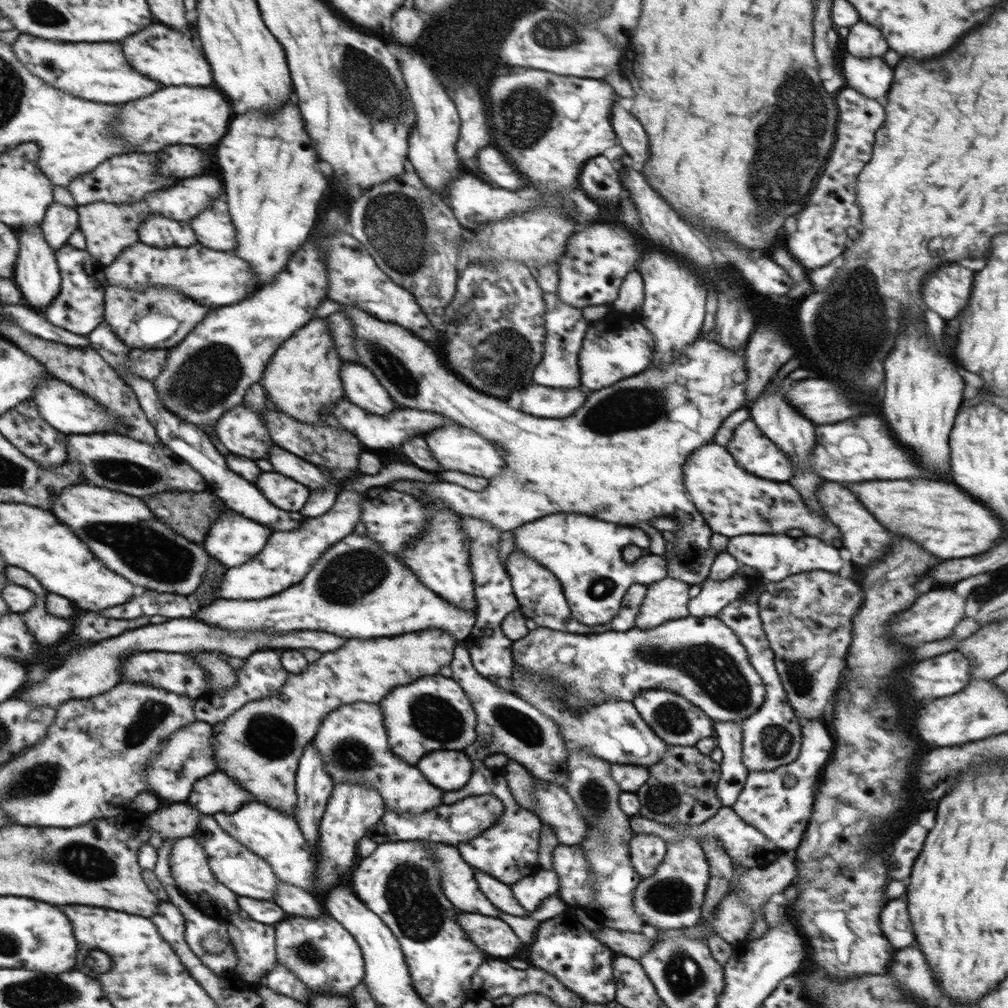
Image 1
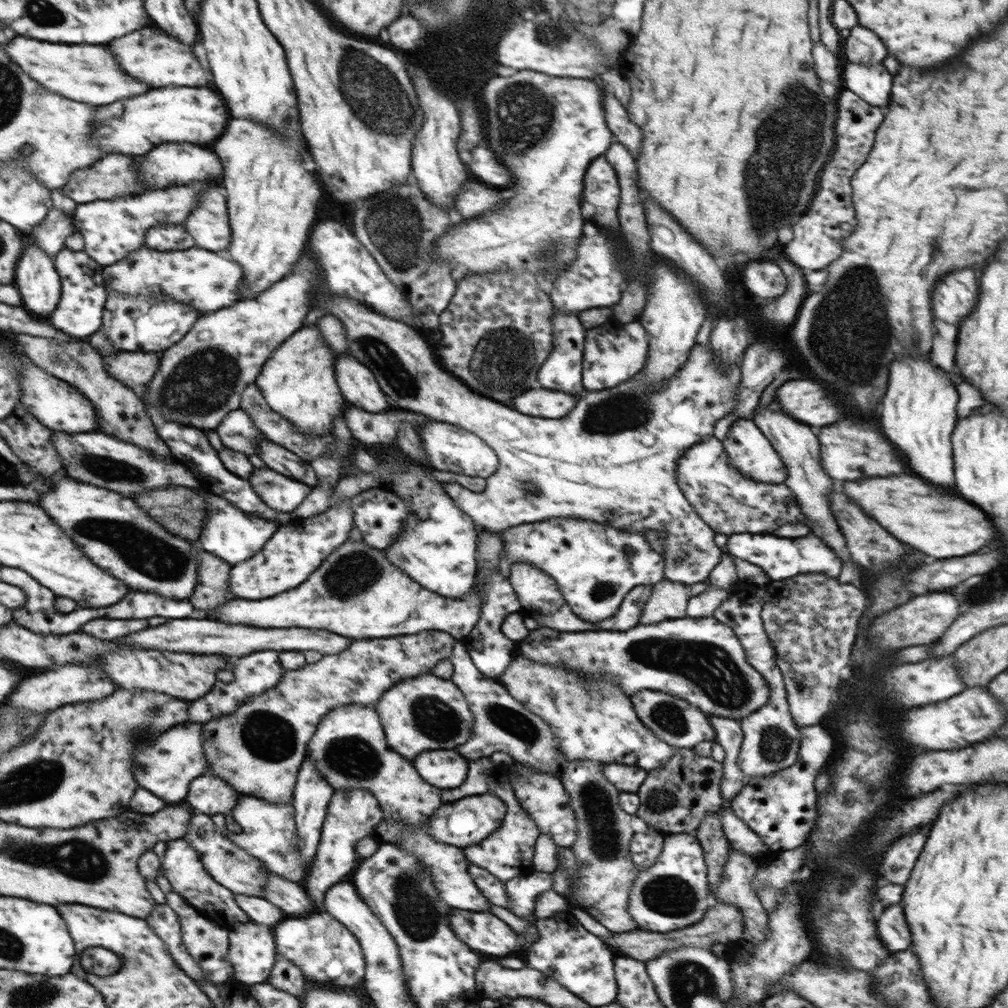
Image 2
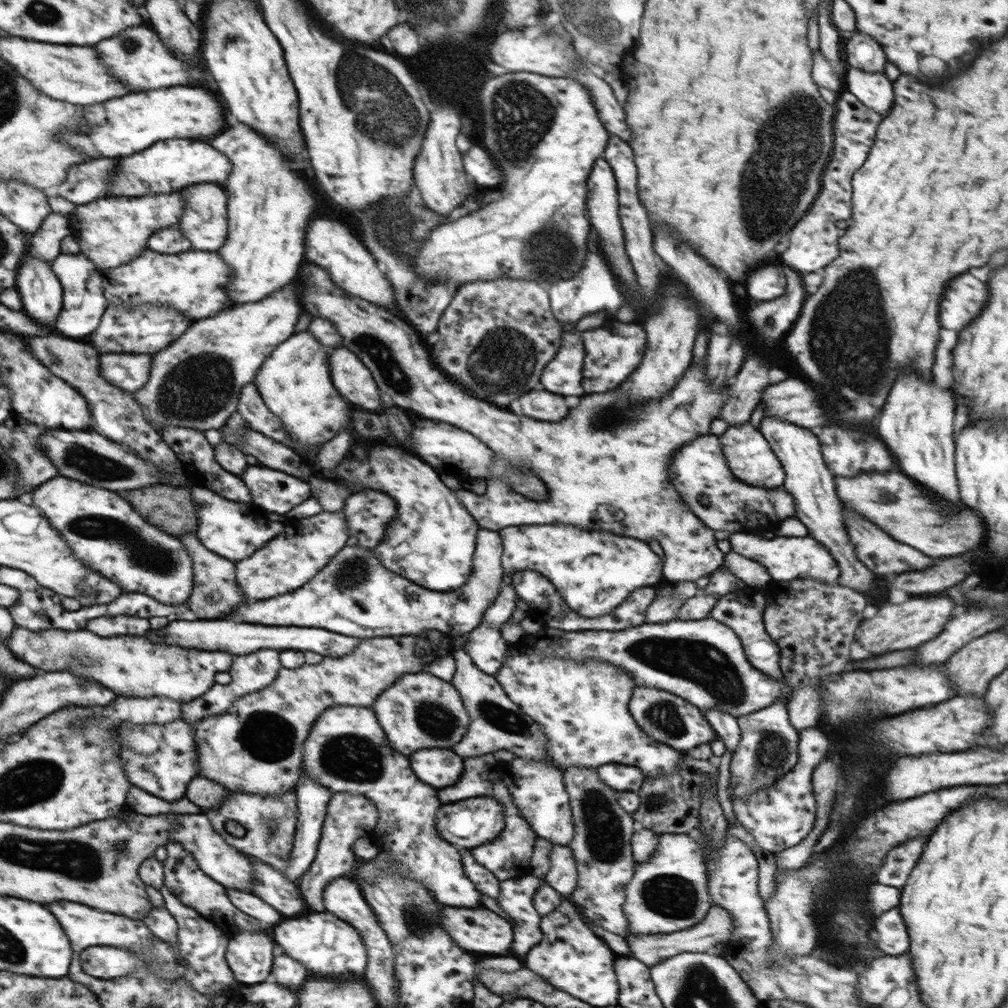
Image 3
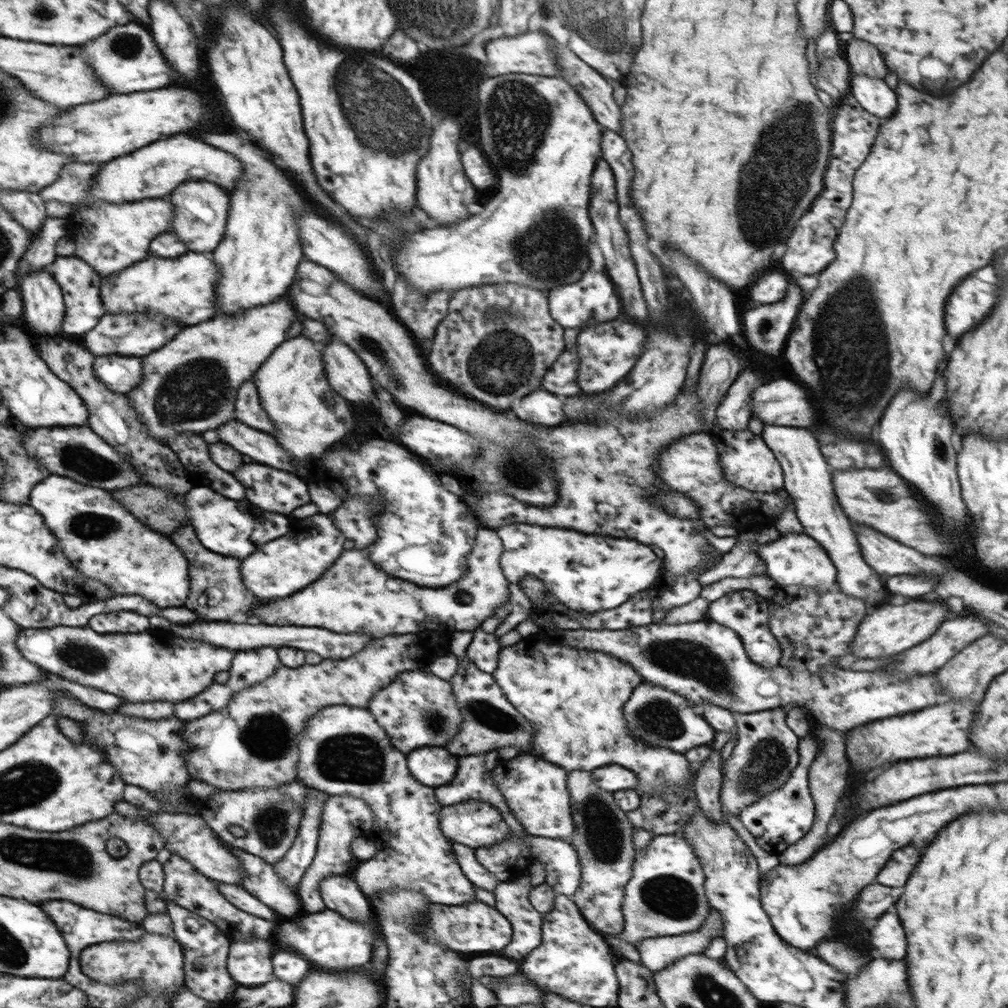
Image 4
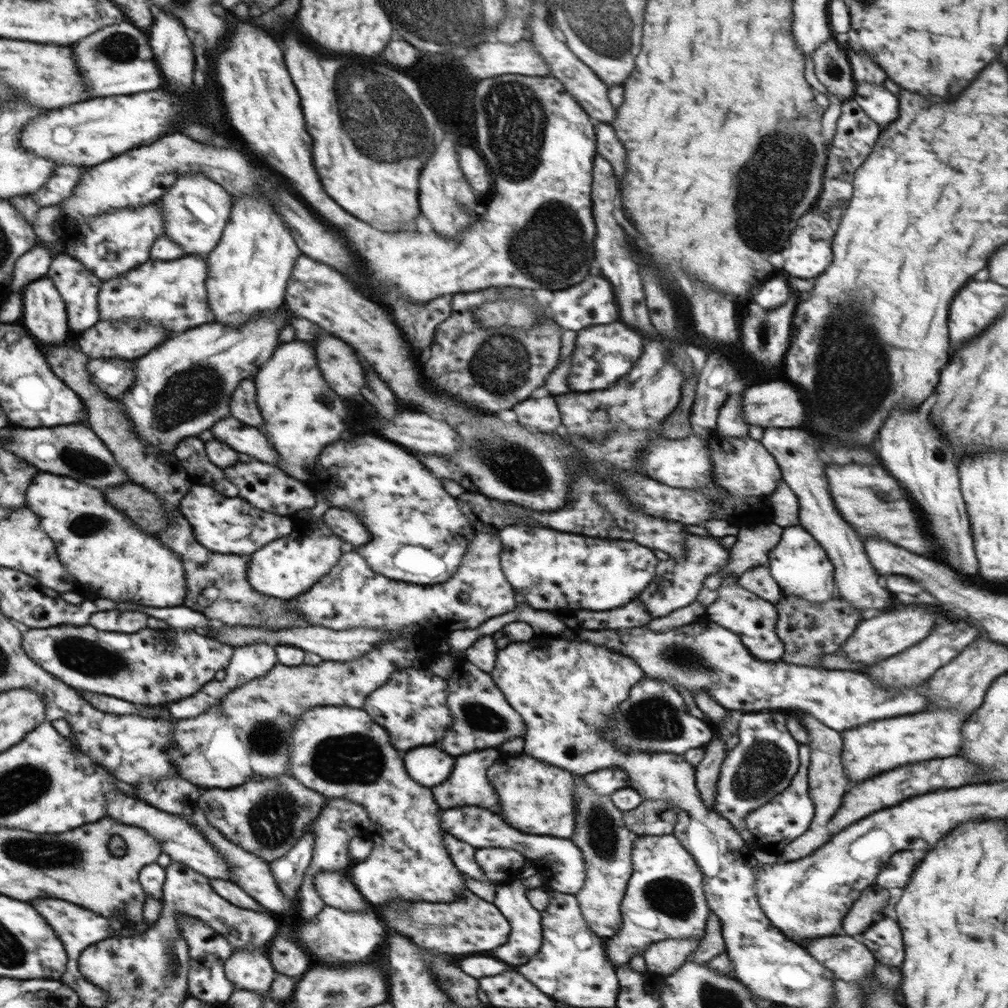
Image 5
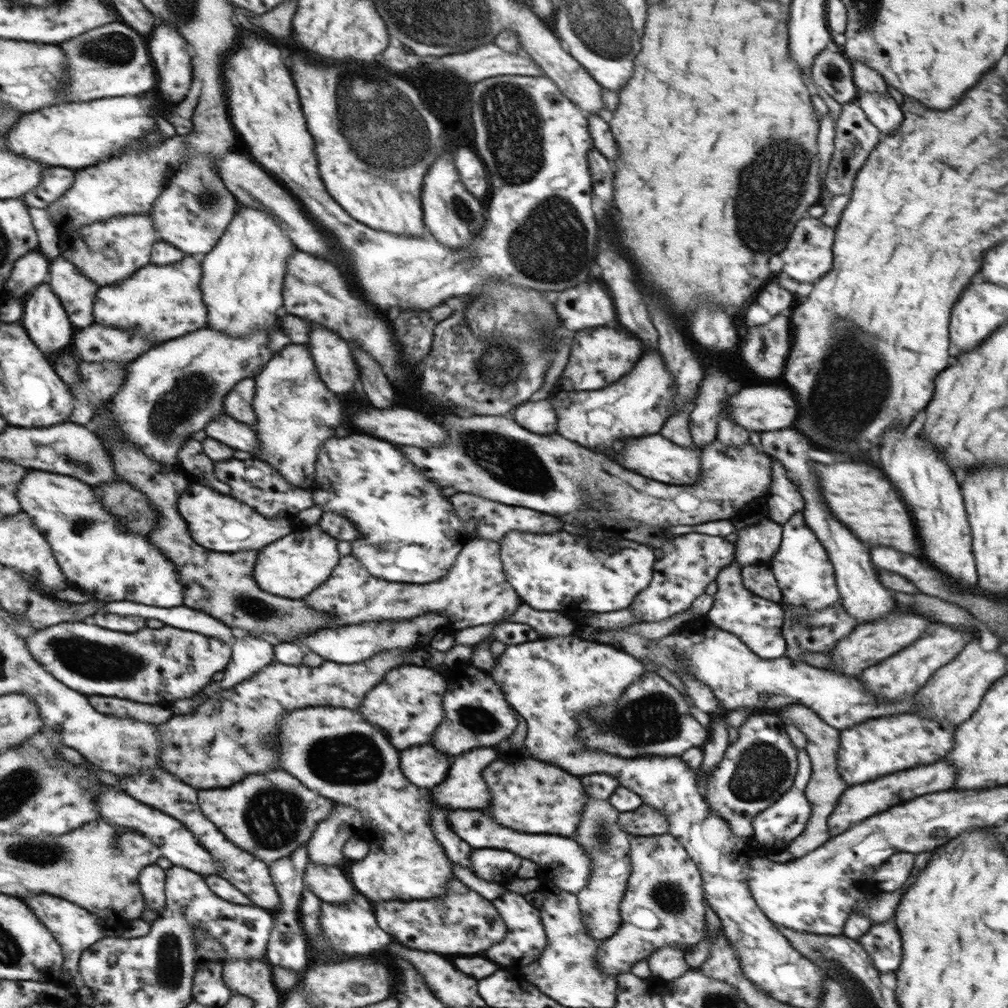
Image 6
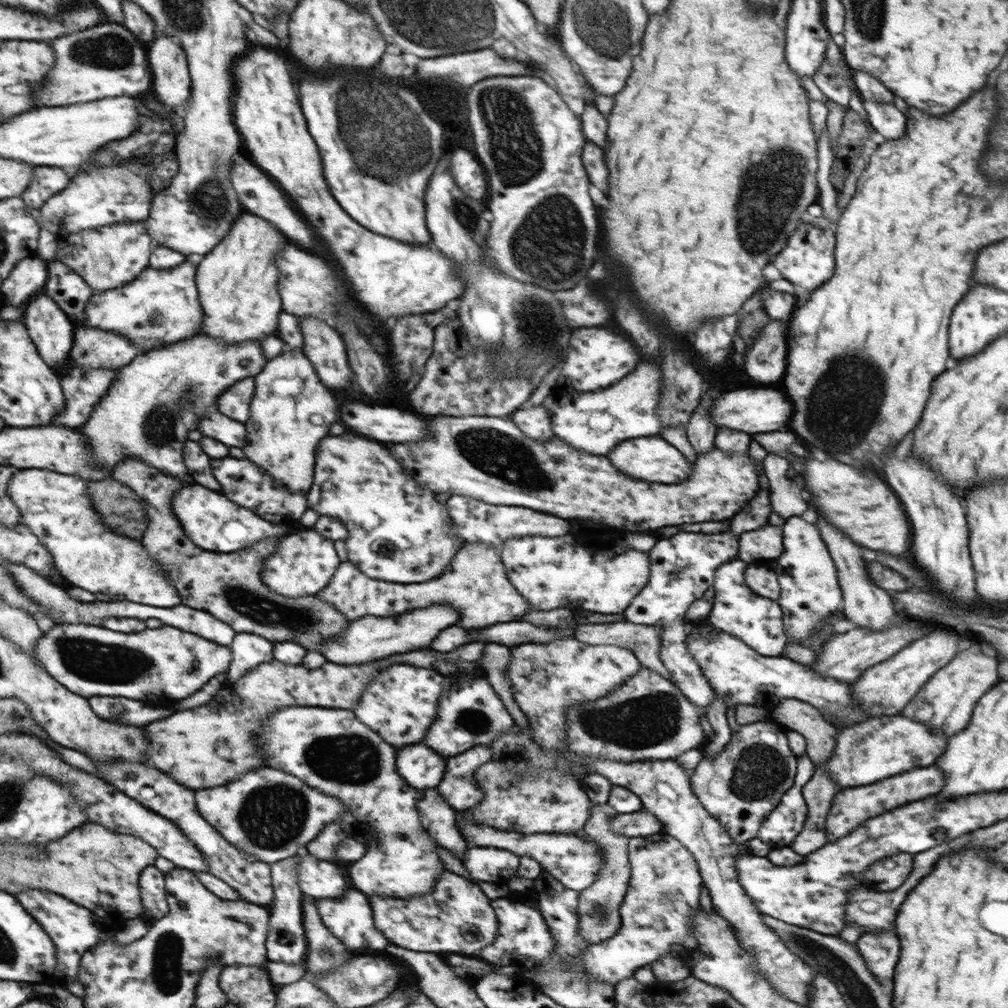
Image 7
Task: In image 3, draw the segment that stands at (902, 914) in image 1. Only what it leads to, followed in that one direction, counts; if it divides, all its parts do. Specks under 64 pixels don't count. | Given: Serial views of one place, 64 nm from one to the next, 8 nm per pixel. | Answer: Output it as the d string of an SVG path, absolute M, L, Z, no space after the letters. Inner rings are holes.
M898 908L884 912L876 920L876 924L873 924L873 930L876 932L872 932L870 936L876 938L874 940L875 948L886 955L898 956L910 948L908 930Z

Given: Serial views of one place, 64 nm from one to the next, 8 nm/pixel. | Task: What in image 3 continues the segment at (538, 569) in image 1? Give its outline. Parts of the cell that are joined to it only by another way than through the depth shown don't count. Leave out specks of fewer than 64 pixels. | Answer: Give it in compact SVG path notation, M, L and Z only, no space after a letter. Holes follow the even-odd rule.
M524 569L524 571L516 571L516 574L512 575L512 586L515 588L517 595L526 602L529 606L528 618L539 622L544 627L555 628L558 631L567 632L579 632L582 630L596 630L600 631L602 628L596 628L596 624L602 624L606 631L622 631L632 627L640 626L644 624L646 619L646 609L648 605L652 603L655 597L655 588L653 587L640 587L632 591L632 594L624 602L620 603L613 612L604 614L594 620L586 620L584 616L580 616L577 612L574 612L565 602L560 593L556 591L554 584L550 582L550 579L541 575L540 572Z

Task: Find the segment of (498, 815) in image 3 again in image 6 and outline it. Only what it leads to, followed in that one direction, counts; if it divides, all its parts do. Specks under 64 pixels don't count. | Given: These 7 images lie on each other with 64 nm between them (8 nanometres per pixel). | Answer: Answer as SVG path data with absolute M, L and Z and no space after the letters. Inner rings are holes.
M478 809L448 810L448 824L452 831L472 849L494 848L510 850L523 860L535 863L540 871L547 873L556 886L566 892L579 893L590 881L591 862L586 852L572 839L572 836L528 835L512 828L499 825L494 817Z

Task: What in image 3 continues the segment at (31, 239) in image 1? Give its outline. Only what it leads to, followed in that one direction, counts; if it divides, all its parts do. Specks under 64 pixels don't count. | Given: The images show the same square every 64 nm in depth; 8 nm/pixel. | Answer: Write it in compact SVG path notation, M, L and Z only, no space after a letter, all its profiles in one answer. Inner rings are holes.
M34 255L24 257L24 266L20 267L19 278L14 286L20 293L23 310L38 325L55 329L55 324L63 312L63 285L52 268L51 261L38 259Z

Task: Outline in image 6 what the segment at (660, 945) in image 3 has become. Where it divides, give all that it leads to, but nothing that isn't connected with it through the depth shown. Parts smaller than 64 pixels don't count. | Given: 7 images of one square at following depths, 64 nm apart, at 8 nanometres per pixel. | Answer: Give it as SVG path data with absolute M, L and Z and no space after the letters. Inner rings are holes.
M664 945L652 952L647 958L652 976L664 979L666 982L679 978L689 968L684 959L684 947Z

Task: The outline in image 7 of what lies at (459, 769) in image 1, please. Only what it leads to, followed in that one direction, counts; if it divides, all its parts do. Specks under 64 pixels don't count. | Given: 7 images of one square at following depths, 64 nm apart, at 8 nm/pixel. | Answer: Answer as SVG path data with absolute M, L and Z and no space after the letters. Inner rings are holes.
M414 744L398 750L398 772L415 789L435 788L444 778L446 760L428 746Z

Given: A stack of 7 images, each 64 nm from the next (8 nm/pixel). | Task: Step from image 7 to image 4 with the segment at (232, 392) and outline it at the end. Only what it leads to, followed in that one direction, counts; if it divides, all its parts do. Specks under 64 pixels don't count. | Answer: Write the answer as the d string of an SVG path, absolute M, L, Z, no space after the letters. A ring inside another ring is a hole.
M254 381L244 382L237 390L237 400L234 403L235 419L250 428L268 435L276 435L275 423L268 417L262 403Z

